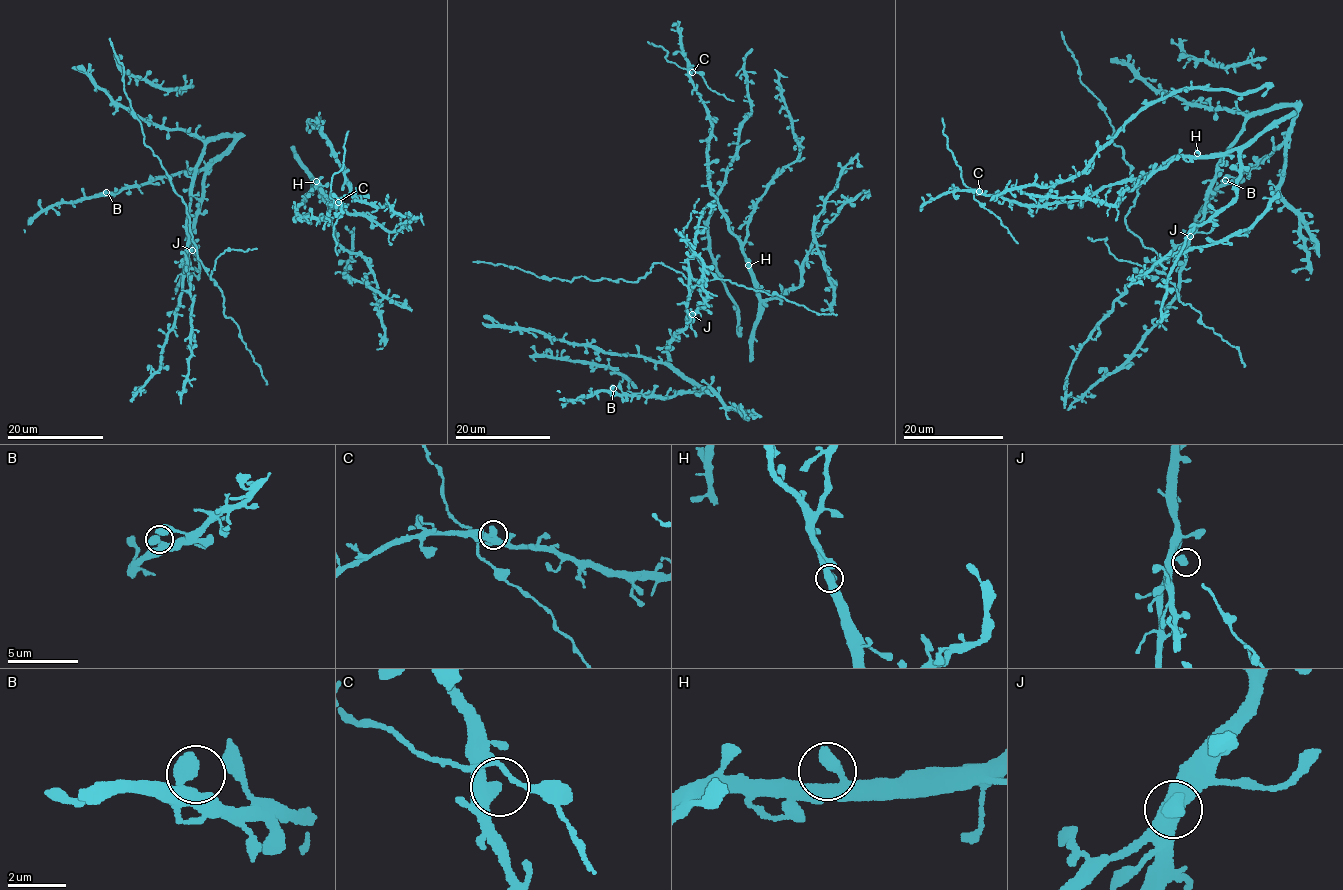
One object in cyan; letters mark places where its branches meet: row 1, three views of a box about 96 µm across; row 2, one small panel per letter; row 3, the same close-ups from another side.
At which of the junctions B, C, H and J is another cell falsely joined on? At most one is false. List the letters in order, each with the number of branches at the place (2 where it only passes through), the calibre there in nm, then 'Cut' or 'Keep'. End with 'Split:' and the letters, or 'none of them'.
B: Branches: 1. Thickness 550 nm. Keep
C: Branches: 1. Thickness 550 nm. Keep
H: Branches: 1. Thickness 500 nm. Keep
J: Branches: 1. Thickness 480 nm. Keep
Split: none of them

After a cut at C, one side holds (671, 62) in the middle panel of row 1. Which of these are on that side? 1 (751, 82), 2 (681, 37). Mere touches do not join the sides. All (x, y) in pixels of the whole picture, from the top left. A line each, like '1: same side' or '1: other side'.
1: other side
2: other side

